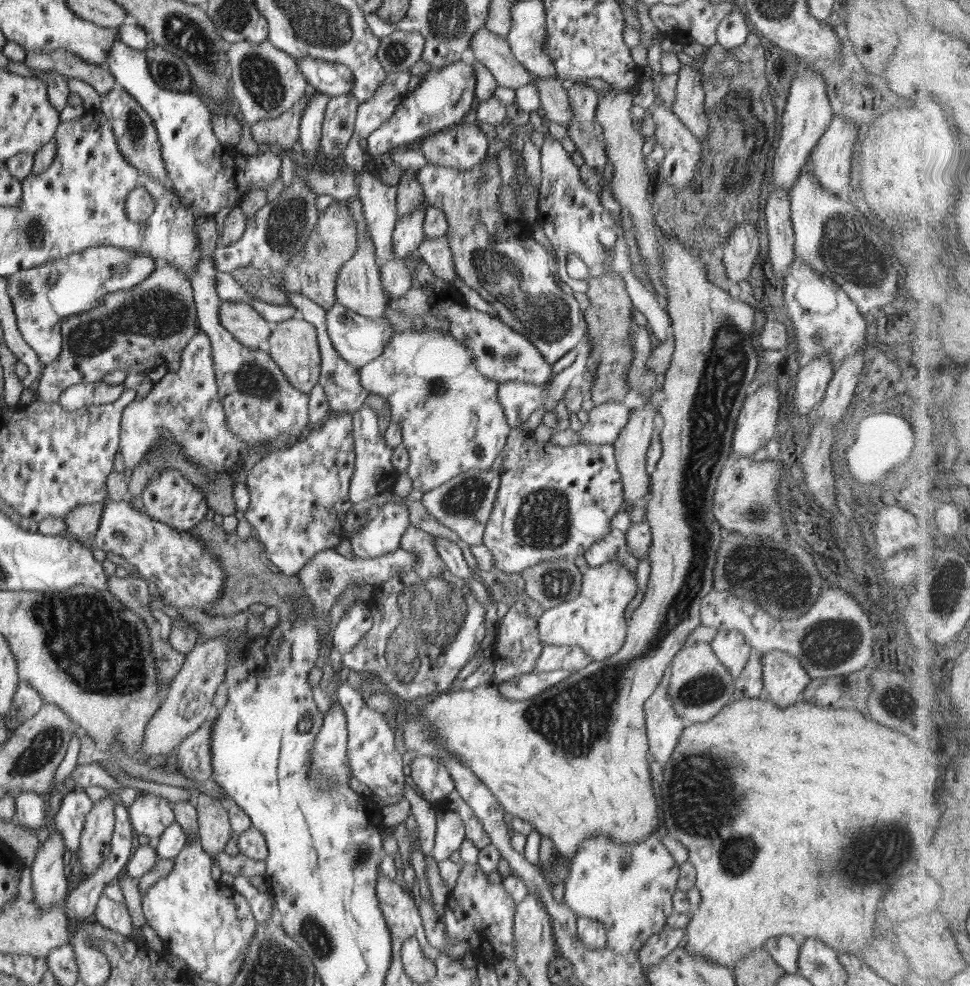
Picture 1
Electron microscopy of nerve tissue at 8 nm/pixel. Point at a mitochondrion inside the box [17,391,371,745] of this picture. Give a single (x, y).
(73, 626)

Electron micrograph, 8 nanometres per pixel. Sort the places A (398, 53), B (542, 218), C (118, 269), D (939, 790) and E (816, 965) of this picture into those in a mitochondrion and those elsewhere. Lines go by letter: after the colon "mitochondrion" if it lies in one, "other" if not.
A: mitochondrion
B: other
C: mitochondrion
D: other
E: mitochondrion

